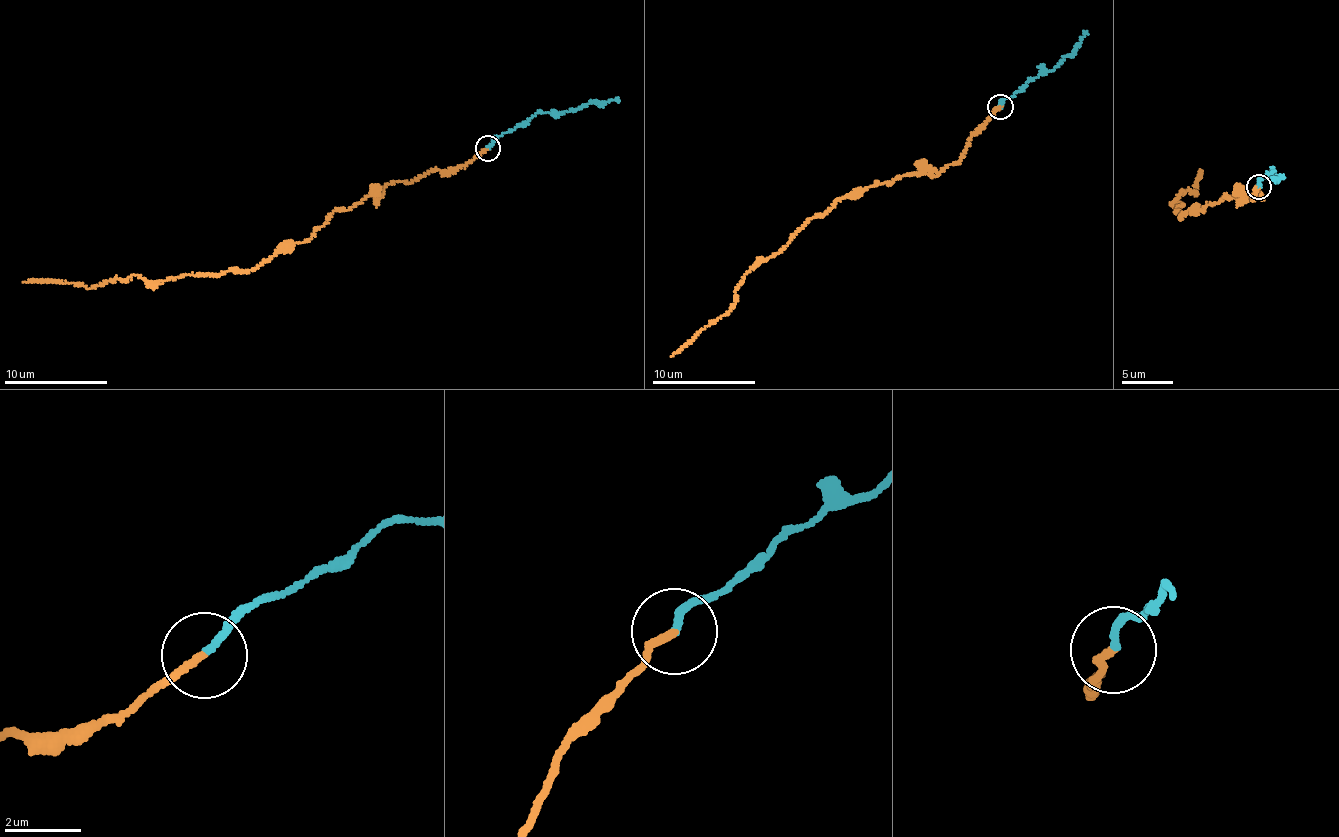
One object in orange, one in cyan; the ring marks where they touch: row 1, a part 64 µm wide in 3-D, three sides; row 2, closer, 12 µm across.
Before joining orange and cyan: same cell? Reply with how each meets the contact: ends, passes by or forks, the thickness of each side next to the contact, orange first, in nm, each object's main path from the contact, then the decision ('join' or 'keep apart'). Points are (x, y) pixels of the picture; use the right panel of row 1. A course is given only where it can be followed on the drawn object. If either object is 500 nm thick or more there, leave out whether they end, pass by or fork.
orange ends; cyan ends; calibres 190 and 190 nm; course orange (1258, 187), (1260, 199), (1256, 192), (1223, 197), (1179, 217), (1175, 200), (1181, 189), (1195, 195), (1199, 170); course cyan (1258, 185), (1275, 171), (1281, 177), (1273, 180); keep apart

